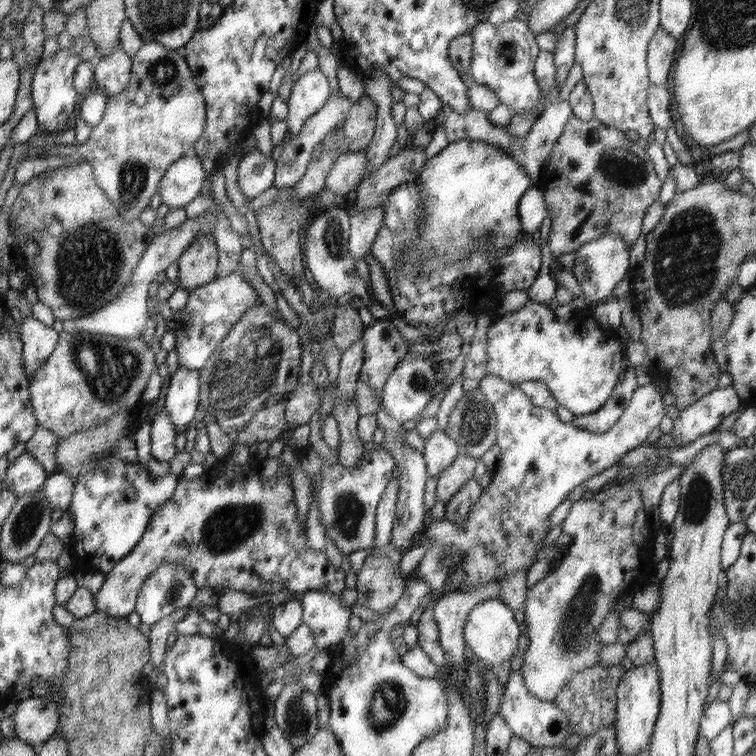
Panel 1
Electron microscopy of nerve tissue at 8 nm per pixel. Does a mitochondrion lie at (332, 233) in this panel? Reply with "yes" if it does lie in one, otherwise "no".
yes

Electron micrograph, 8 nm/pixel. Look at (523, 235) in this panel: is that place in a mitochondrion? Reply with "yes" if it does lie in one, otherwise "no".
no

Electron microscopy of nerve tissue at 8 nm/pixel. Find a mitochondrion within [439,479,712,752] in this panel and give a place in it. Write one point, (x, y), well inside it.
(577, 619)

